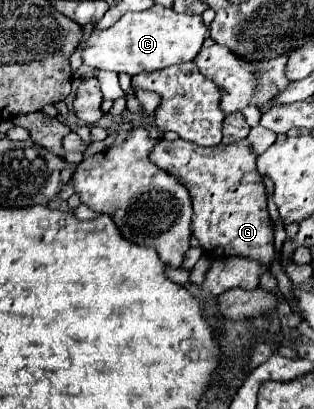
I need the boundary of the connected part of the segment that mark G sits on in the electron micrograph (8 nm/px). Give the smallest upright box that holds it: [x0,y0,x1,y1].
[151,140,275,264]

